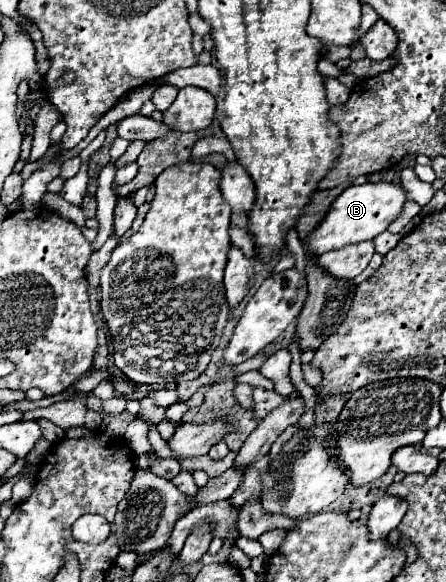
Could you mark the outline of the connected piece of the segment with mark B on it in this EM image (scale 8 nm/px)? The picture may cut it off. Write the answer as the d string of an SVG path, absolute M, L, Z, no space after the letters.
M368 182L360 186L350 186L332 202L324 220L306 236L304 242L308 244L308 250L314 256L320 256L324 252L338 250L362 240L372 240L390 226L390 222L400 214L404 202L406 202L406 192L402 190L400 184Z

